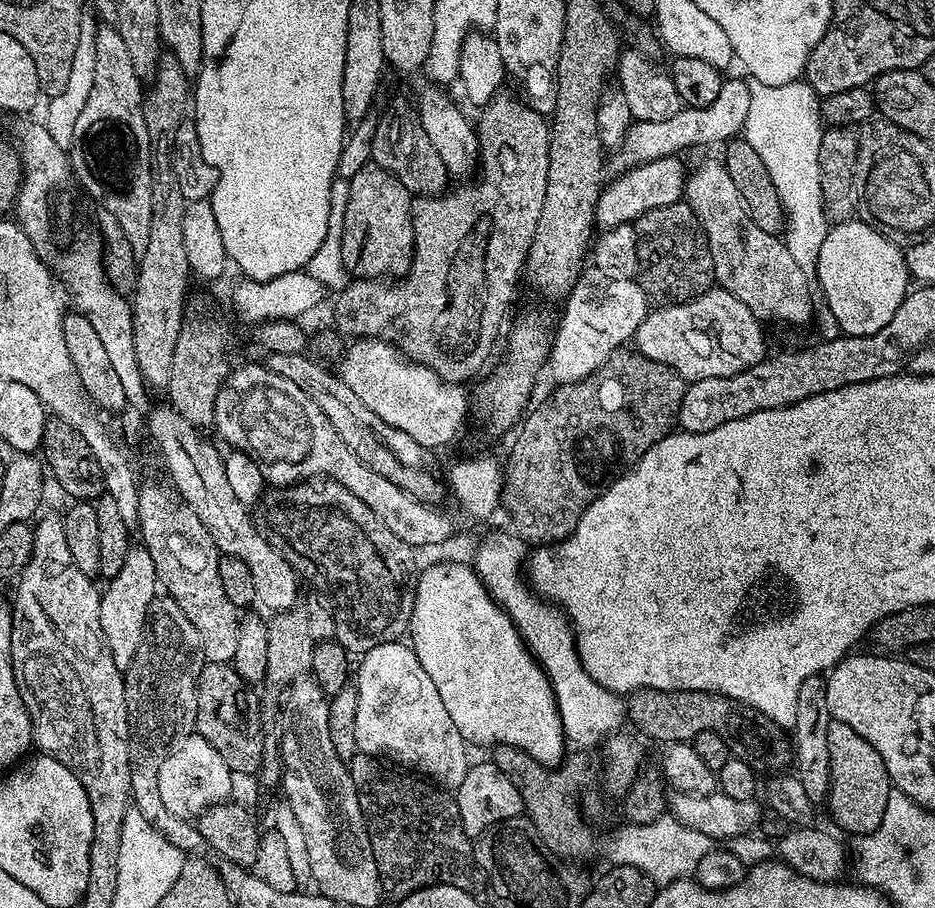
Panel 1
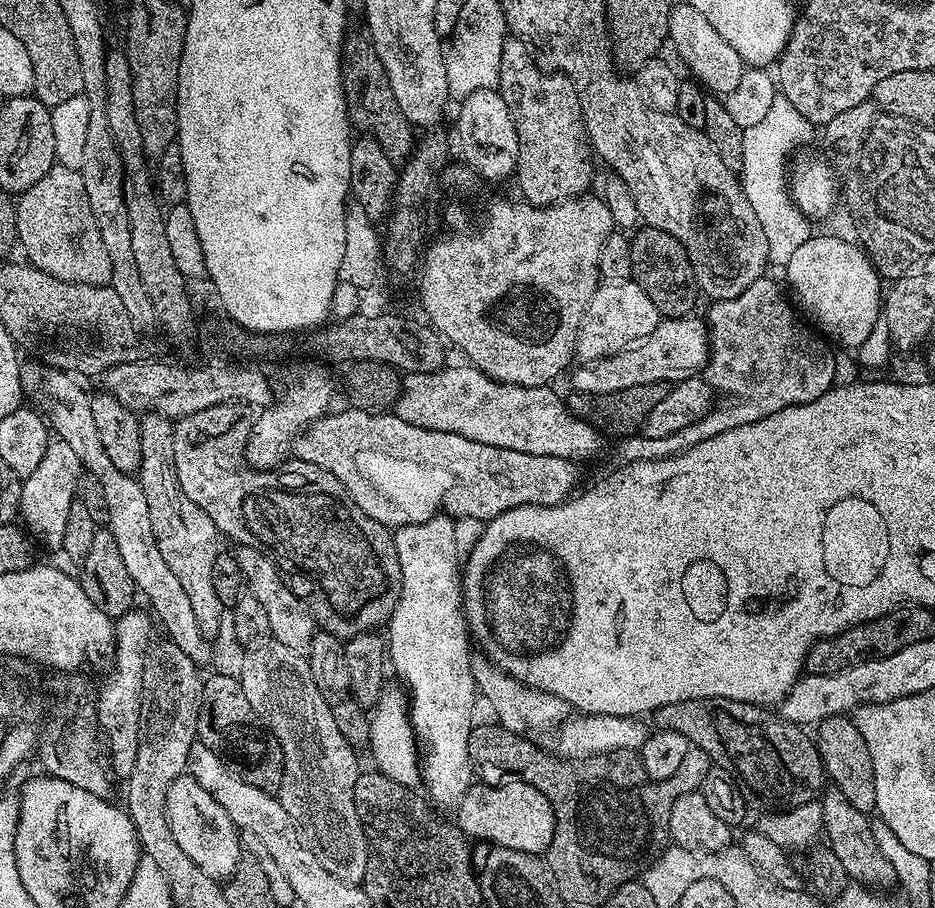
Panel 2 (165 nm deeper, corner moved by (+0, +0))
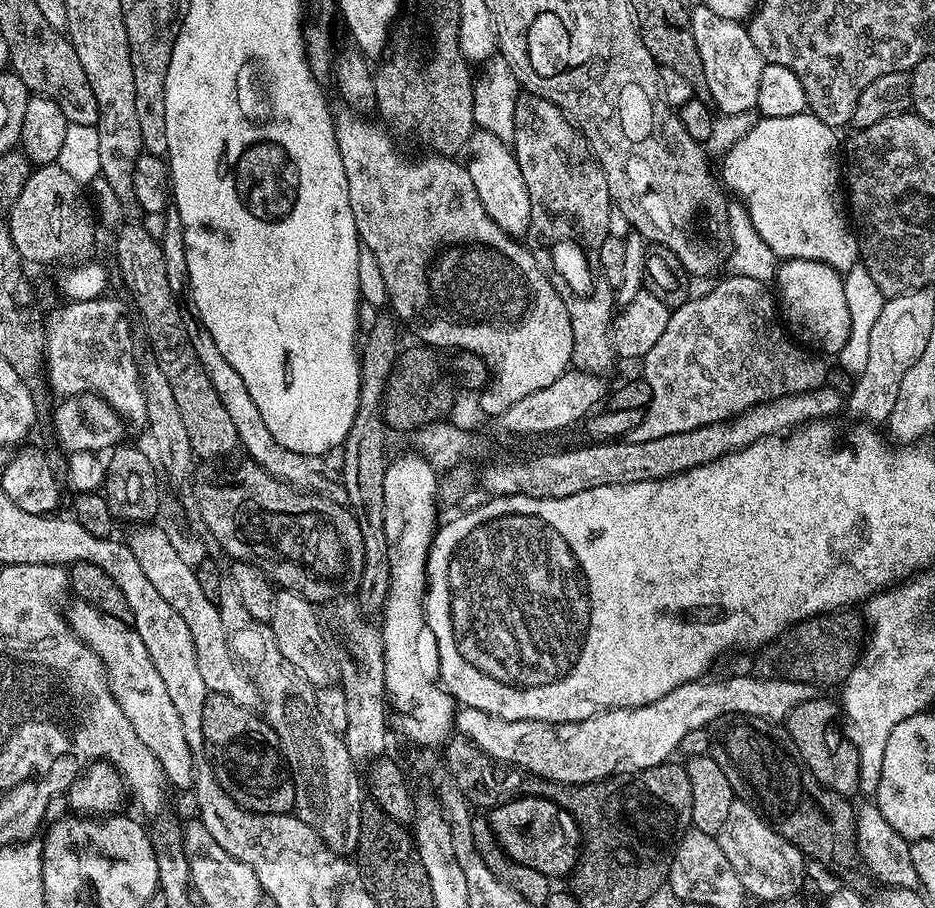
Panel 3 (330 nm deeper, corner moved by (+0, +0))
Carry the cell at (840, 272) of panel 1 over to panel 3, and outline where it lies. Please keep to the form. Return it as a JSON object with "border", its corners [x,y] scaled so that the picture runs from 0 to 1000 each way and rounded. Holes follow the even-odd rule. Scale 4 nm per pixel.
{"border":[[[841,286],[830,296],[828,317],[844,362],[852,361],[860,366],[861,372],[871,382],[878,383],[873,384],[878,389],[896,390],[905,381],[905,372],[909,368],[909,341],[905,337],[905,319],[899,301],[870,286]]]}

